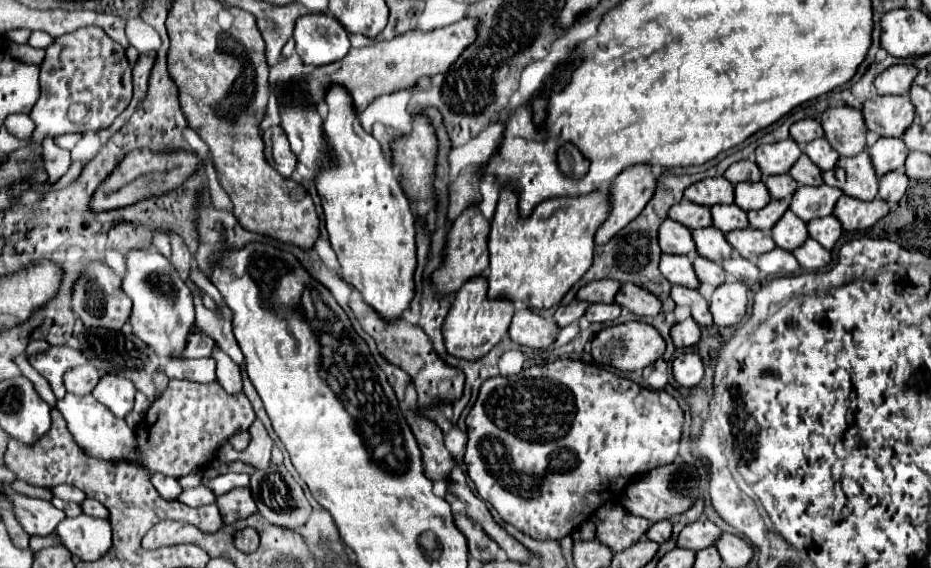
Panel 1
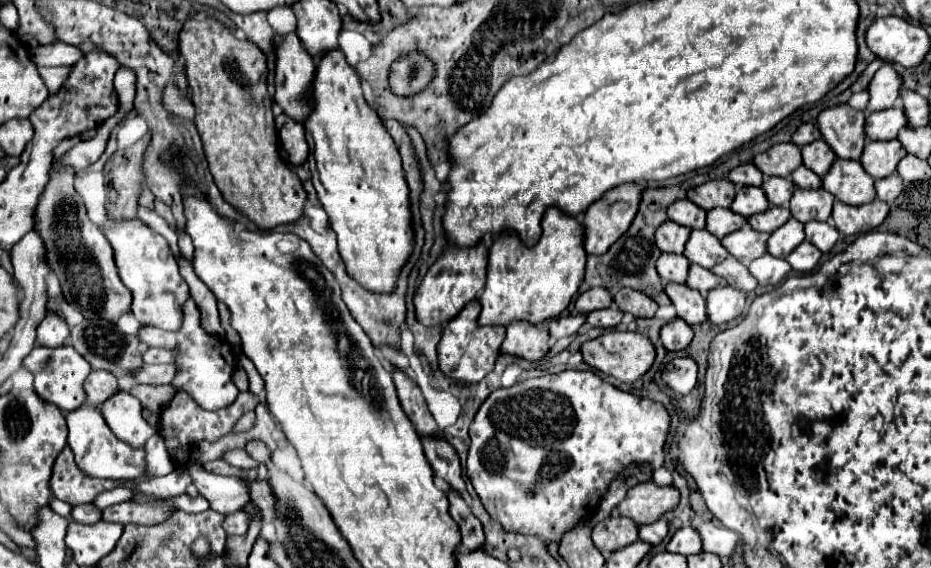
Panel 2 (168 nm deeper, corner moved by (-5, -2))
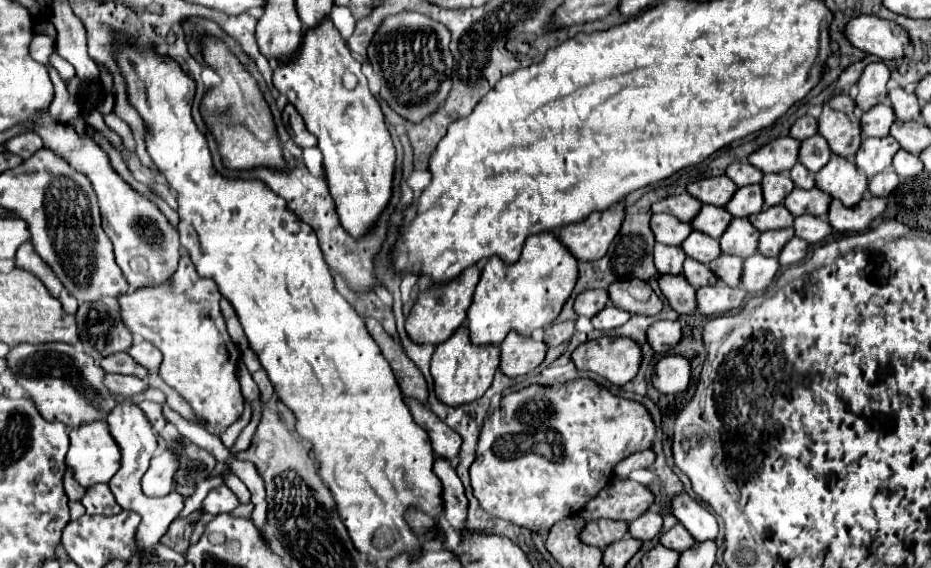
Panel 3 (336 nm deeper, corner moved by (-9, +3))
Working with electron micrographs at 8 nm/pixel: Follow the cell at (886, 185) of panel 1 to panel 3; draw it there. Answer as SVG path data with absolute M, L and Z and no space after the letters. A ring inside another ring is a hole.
M885 170L885 172L881 172L869 180L867 190L871 196L889 196L897 184L899 184L897 174L893 170Z

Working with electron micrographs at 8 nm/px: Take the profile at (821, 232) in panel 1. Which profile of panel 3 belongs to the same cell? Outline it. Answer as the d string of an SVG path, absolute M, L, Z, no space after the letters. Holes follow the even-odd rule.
M797 216L793 222L793 230L797 238L809 244L817 244L831 234L829 222L821 216Z

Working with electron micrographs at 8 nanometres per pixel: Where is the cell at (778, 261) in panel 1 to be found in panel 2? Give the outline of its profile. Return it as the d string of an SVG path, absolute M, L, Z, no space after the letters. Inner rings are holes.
M763 255L749 265L749 271L759 281L759 285L765 287L765 285L779 285L791 273L791 265L785 259Z

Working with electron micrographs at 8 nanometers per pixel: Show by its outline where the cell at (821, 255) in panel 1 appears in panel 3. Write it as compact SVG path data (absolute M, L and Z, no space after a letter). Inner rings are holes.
M791 238L783 246L783 250L781 250L777 260L779 260L781 266L791 266L791 264L801 262L805 256L807 256L807 242L803 242L801 238Z

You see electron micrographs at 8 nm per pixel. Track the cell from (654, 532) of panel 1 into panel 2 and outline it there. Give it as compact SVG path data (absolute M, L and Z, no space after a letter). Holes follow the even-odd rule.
M659 519L659 521L651 523L651 525L641 525L639 527L639 539L655 547L667 537L667 531L669 531L667 519Z

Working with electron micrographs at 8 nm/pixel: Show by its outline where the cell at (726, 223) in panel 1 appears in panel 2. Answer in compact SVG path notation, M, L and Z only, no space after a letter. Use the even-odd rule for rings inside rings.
M715 207L715 209L707 211L707 227L705 229L709 233L717 235L719 239L723 239L725 235L733 233L735 229L741 229L745 223L747 223L747 219L743 219L743 215L735 215L731 209Z

